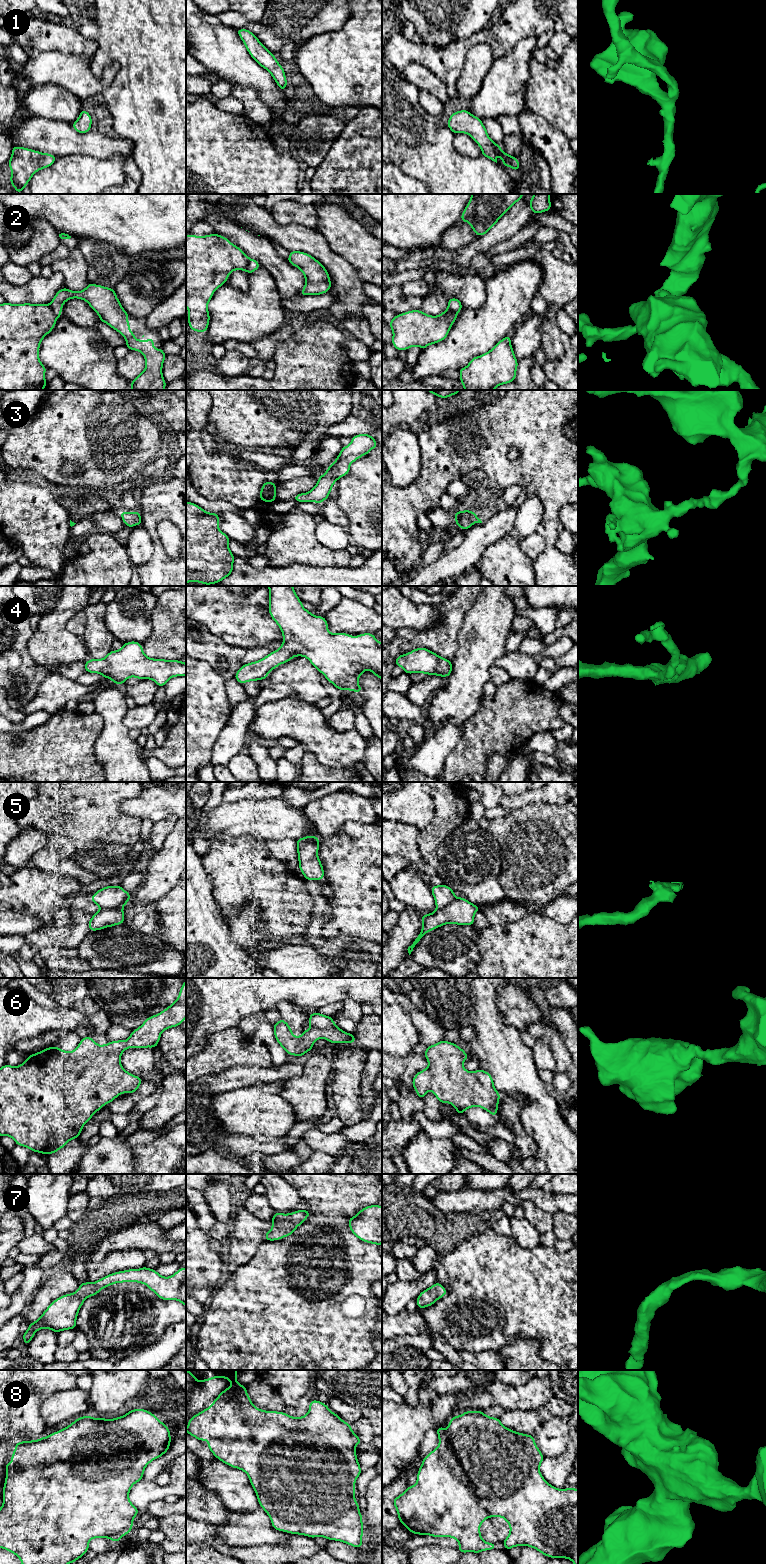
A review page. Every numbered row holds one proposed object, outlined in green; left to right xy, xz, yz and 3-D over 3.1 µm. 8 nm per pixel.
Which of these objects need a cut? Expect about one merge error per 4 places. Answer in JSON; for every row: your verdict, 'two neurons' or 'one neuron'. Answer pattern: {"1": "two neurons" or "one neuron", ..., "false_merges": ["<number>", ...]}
{"1": "one neuron", "2": "two neurons", "3": "one neuron", "4": "one neuron", "5": "two neurons", "6": "one neuron", "7": "one neuron", "8": "one neuron", "false_merges": ["2", "5"]}

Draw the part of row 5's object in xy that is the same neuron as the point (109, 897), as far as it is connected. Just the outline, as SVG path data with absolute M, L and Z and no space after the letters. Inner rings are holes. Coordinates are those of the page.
M109 885L91 895L91 901L100 908L113 909L125 906L131 895L122 886Z

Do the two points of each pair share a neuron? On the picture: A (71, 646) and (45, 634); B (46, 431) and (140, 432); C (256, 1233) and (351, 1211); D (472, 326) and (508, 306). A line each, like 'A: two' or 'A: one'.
A: one
B: one
C: two
D: one

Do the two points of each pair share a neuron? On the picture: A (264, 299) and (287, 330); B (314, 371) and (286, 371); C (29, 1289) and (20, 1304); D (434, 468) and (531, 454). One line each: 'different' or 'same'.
A: different
B: same
C: same
D: same

